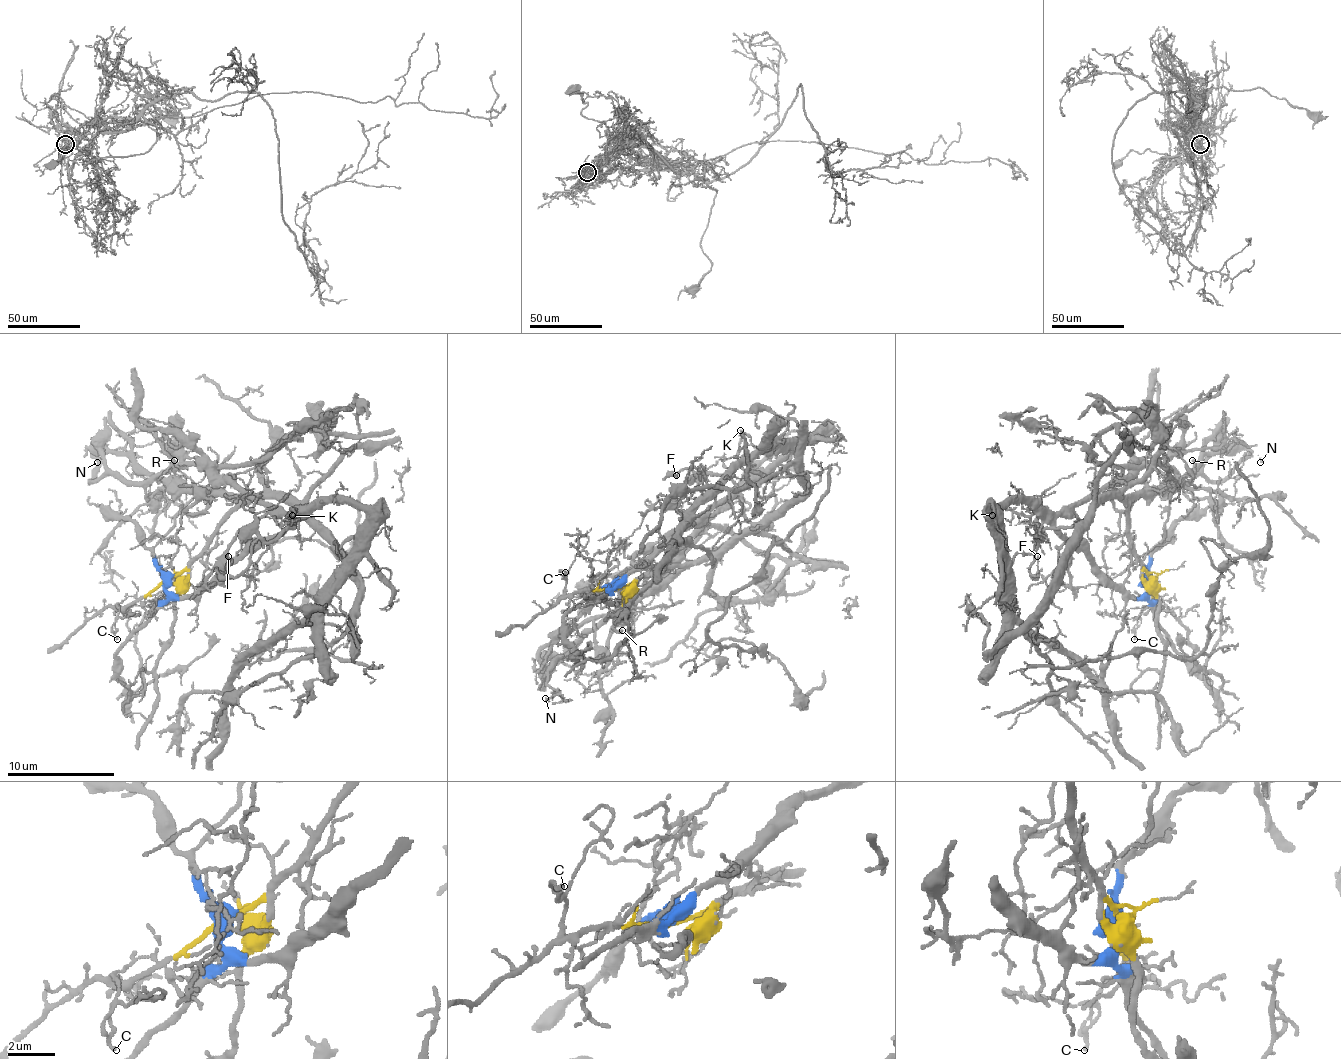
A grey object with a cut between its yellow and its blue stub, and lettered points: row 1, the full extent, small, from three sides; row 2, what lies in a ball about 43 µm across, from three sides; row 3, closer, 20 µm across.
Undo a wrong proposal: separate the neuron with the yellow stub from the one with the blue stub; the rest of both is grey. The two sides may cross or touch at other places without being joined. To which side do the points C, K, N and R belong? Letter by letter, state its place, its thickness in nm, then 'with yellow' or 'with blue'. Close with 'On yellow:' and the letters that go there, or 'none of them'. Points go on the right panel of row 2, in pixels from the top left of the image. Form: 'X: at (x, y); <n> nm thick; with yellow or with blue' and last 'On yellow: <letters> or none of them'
C: at (1134, 639); 90 nm thick; with yellow
K: at (992, 515); 130 nm thick; with blue
N: at (1260, 462); 110 nm thick; with yellow
R: at (1192, 460); 150 nm thick; with yellow
On yellow: C, N, R

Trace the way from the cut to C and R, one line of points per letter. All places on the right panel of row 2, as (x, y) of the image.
C: (1151, 580), (1151, 599), (1156, 605), (1140, 615), (1135, 640)
R: (1151, 580), (1135, 551), (1127, 505), (1140, 495), (1189, 486), (1194, 478), (1191, 460)

